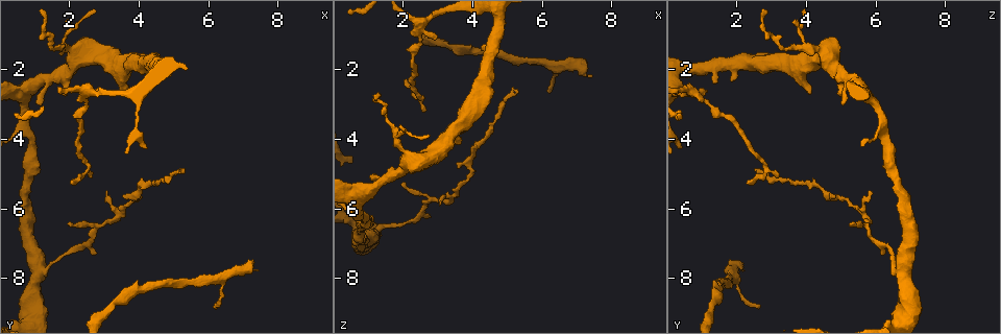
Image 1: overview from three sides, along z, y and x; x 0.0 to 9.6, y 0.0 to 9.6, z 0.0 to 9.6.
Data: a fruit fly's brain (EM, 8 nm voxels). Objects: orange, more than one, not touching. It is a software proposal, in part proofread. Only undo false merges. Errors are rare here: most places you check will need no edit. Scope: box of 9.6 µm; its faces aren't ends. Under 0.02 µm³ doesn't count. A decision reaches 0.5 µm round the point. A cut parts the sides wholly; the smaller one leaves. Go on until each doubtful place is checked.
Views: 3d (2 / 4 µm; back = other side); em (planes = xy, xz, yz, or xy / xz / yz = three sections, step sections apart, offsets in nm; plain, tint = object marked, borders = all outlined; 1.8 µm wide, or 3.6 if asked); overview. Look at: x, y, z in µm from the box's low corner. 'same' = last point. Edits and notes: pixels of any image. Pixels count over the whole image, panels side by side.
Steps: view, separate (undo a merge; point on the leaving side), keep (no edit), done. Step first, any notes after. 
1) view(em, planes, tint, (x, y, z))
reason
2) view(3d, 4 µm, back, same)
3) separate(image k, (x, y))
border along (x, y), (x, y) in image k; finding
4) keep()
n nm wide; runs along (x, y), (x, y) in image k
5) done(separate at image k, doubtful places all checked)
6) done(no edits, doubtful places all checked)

view(em, planes, tint, (0.80, 3.65, 6.20))
arms part here

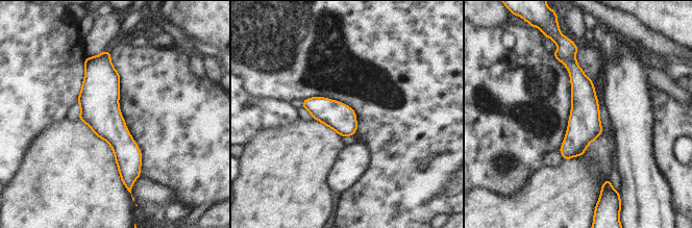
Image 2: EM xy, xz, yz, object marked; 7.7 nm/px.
keep()
220 nm wide; continuous, no second neuron

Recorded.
view(3d, 4 µm, (1.55, 1.40, 3.40))
thick turns thin

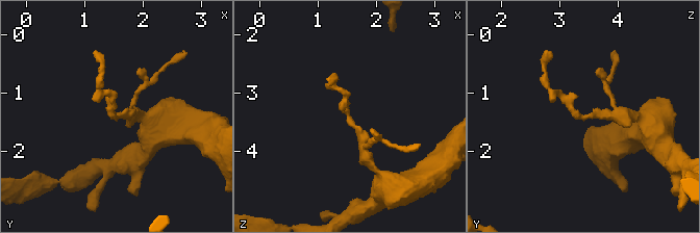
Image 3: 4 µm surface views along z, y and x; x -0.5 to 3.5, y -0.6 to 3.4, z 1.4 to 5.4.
view(em, xy, step 8, tint, (1.55, 1.40, 3.35))
shape alone is not enough

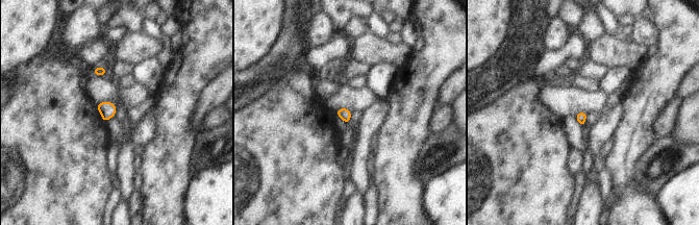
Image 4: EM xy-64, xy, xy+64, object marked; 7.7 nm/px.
view(em, xz, step 8, tint, same)
cut it another way

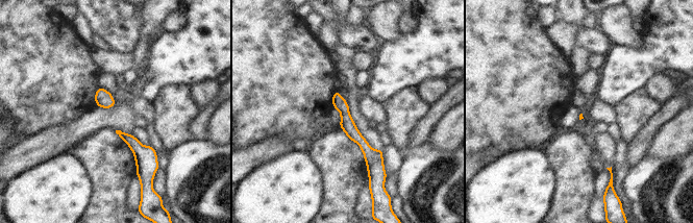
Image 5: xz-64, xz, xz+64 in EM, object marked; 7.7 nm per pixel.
keep()
runs along (336, 96), (370, 167) in image 5; continuous, no second neuron

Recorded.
view(3d, 2 µm, (2.65, 2.65, 0.60))
arms part here

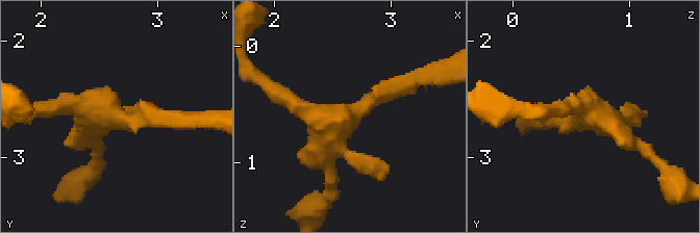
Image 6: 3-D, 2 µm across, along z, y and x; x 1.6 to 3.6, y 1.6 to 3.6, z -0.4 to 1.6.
view(em, xz, step 8, tint, (2.66, 2.68, 0.60))
shape alone is not enough

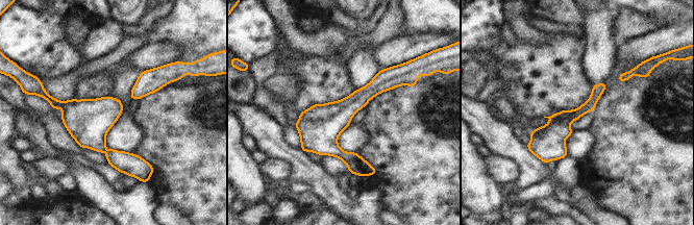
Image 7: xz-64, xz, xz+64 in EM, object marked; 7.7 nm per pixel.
keep()
runs along (391, 70), (332, 125), (332, 146), (360, 171) in image 7; all the same neuron

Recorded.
done(no edits, doubtful places all checked)

